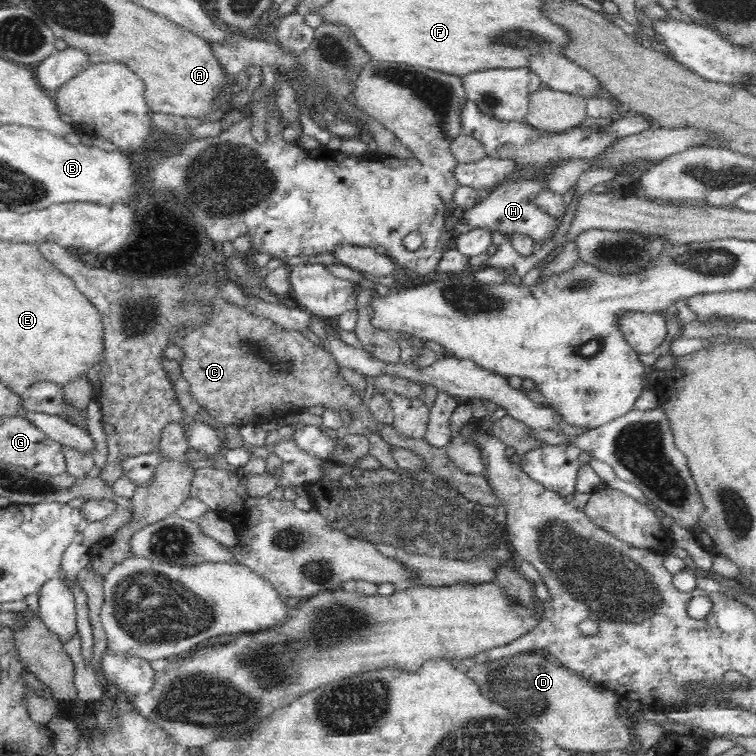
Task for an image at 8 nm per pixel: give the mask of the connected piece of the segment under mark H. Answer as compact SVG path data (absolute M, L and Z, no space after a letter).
M471 100L461 102L459 106L459 117L462 132L473 136L484 143L488 157L497 159L508 159L515 164L515 172L511 179L495 188L486 198L478 202L473 208L465 209L462 222L467 222L469 228L482 227L490 232L501 232L502 234L525 234L535 242L552 239L560 222L548 211L544 211L538 203L536 196L550 190L548 185L548 172L560 164L570 163L570 160L583 160L587 164L594 164L593 168L612 169L616 175L624 174L628 170L638 170L646 174L650 168L654 168L659 160L648 160L642 157L630 157L611 168L609 164L601 164L601 157L606 156L614 144L618 144L623 136L608 134L606 126L580 126L572 127L565 131L550 132L541 131L530 123L522 121L500 120L498 117L490 116L480 110L476 103Z

